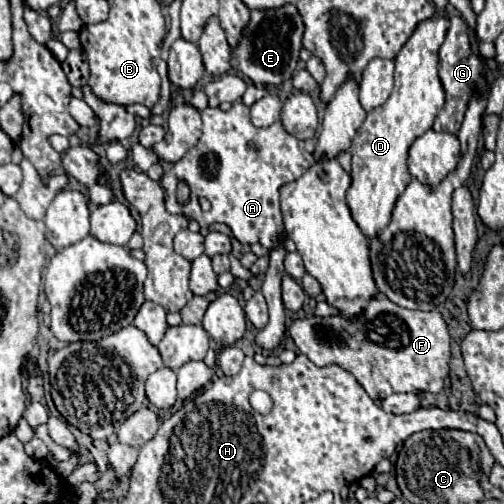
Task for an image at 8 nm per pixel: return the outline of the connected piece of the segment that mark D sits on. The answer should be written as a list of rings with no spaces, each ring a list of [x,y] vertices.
[[[434,15],[416,25],[414,33],[394,59],[394,91],[382,107],[368,113],[364,125],[354,137],[348,205],[354,221],[368,237],[374,237],[386,227],[386,223],[390,223],[394,203],[412,179],[406,167],[408,149],[418,135],[432,129],[438,111],[444,107],[444,87],[438,77],[438,51],[446,39],[448,27],[450,19],[442,15]]]

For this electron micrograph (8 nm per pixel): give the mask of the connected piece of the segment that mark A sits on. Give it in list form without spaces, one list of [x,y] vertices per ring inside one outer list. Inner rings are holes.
[[[234,103],[230,111],[222,111],[218,107],[206,107],[202,111],[202,121],[204,121],[204,129],[202,129],[200,141],[180,161],[176,161],[172,165],[172,169],[166,171],[164,177],[160,179],[160,185],[166,191],[166,209],[174,215],[184,215],[184,217],[198,221],[200,227],[208,227],[216,221],[226,223],[240,243],[248,243],[248,245],[260,243],[266,249],[274,249],[276,239],[282,237],[282,233],[284,233],[278,191],[282,185],[292,183],[294,179],[300,179],[304,175],[304,171],[312,167],[314,157],[310,153],[306,153],[300,139],[296,139],[292,133],[288,133],[284,129],[282,121],[276,121],[264,129],[254,127],[250,121],[250,107],[246,107],[244,103]],[[180,181],[186,181],[190,187],[188,203],[178,201],[176,187]],[[200,197],[206,197],[210,201],[210,211],[200,209],[200,203],[198,203]]]

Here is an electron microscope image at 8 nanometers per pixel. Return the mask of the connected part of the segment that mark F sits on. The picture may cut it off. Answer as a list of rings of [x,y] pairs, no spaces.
[[[372,299],[358,319],[304,317],[292,321],[288,333],[300,353],[320,367],[338,363],[354,373],[358,383],[374,401],[392,393],[440,393],[448,377],[450,333],[440,311],[412,311],[390,303],[390,299]]]

